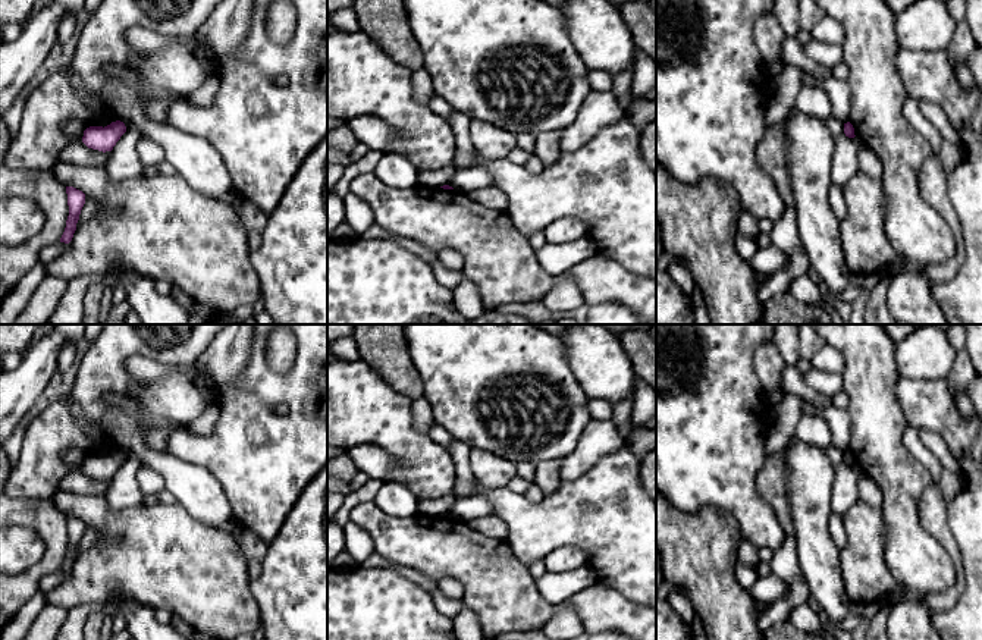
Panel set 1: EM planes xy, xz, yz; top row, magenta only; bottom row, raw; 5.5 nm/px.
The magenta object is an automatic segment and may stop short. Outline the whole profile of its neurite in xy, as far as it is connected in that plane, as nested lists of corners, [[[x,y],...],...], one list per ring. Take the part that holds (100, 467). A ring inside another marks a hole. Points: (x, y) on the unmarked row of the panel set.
[[[116,449],[107,455],[90,455],[84,459],[82,471],[92,479],[112,480],[120,465],[126,461],[123,451]]]

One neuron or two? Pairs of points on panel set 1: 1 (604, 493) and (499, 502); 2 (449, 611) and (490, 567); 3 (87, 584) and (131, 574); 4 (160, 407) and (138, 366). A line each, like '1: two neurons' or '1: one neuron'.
1: one neuron
2: two neurons
3: one neuron
4: two neurons

